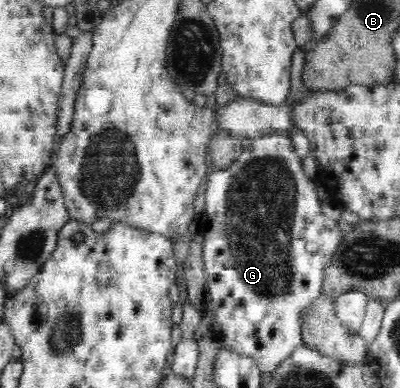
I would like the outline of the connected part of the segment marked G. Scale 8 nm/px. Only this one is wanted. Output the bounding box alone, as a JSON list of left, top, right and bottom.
[201,132,343,372]

